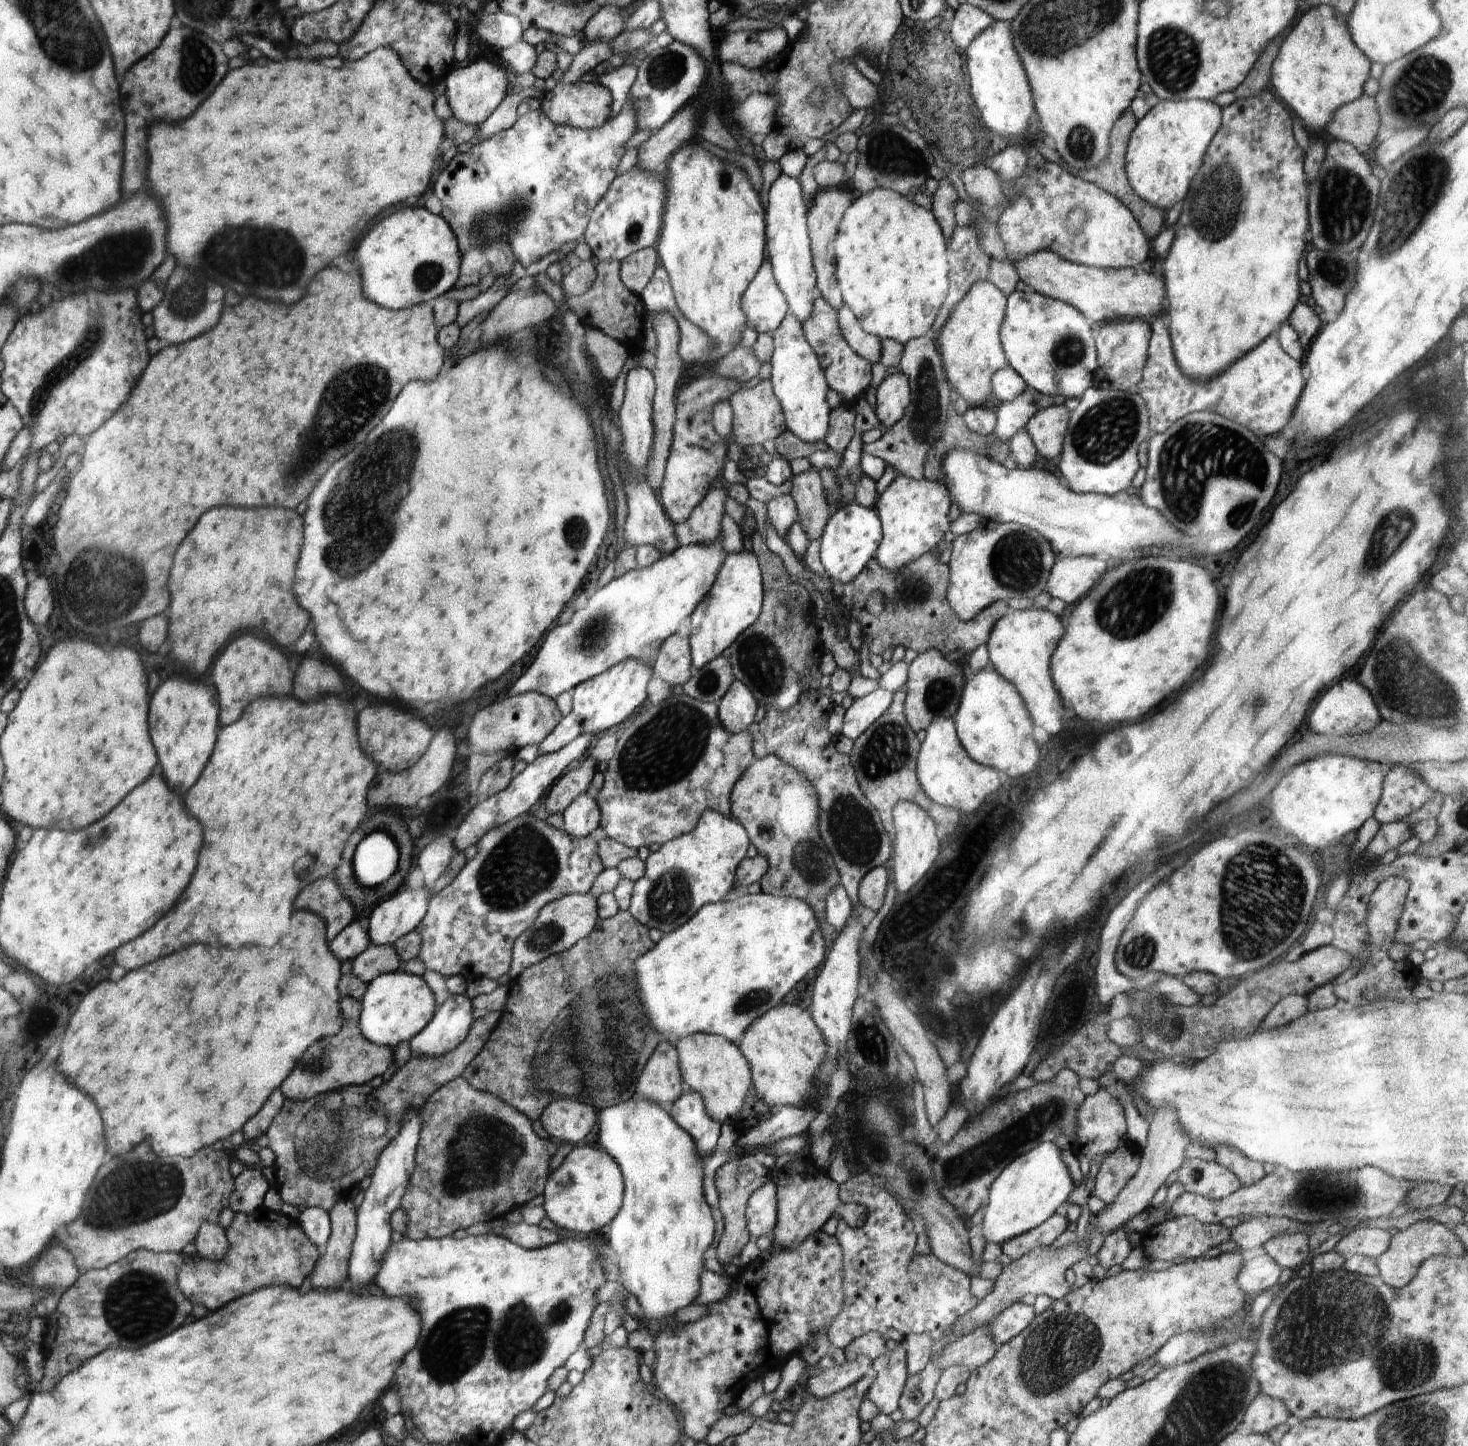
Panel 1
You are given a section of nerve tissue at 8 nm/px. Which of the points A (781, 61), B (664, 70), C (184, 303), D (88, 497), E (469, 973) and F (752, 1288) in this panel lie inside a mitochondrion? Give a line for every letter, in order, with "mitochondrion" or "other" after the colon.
A: other
B: mitochondrion
C: mitochondrion
D: other
E: other
F: other

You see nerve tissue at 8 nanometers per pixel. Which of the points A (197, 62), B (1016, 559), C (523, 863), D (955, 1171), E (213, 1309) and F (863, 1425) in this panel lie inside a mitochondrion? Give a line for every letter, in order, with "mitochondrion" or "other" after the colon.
A: mitochondrion
B: mitochondrion
C: mitochondrion
D: mitochondrion
E: other
F: other

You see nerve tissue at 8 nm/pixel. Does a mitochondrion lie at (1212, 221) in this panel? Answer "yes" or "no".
yes

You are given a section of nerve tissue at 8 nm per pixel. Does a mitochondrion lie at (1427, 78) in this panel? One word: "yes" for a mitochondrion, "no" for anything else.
yes

